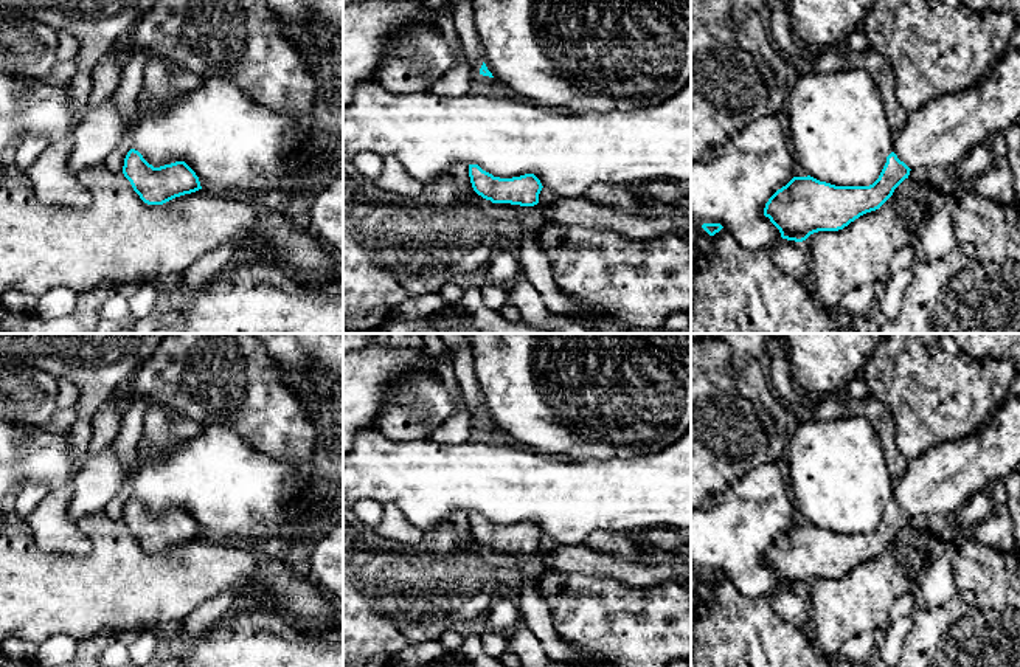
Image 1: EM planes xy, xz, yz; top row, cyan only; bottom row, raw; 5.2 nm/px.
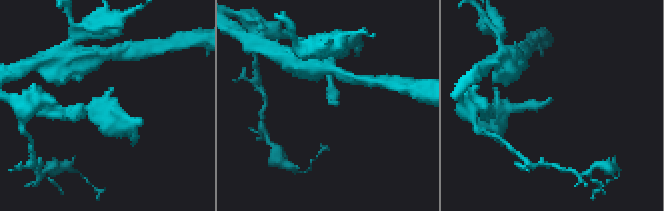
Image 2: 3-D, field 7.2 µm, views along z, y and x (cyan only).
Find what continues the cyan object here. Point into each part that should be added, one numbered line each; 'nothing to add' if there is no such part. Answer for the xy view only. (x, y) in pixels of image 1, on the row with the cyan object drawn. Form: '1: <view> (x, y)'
nothing to add

